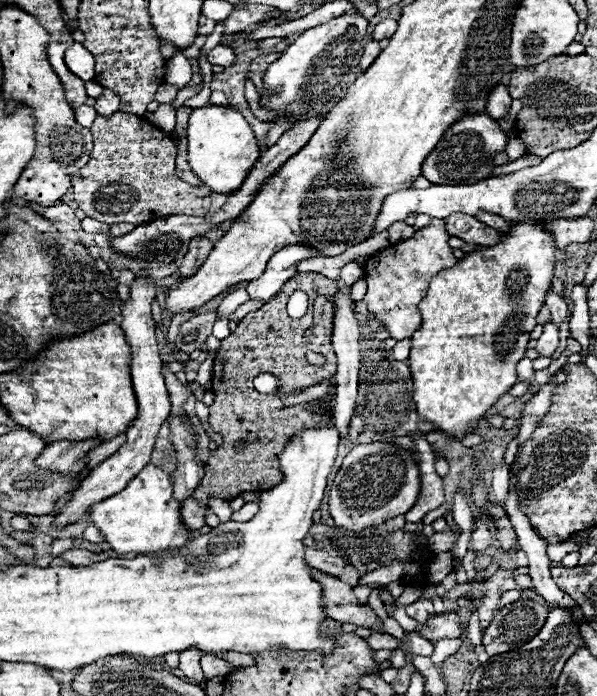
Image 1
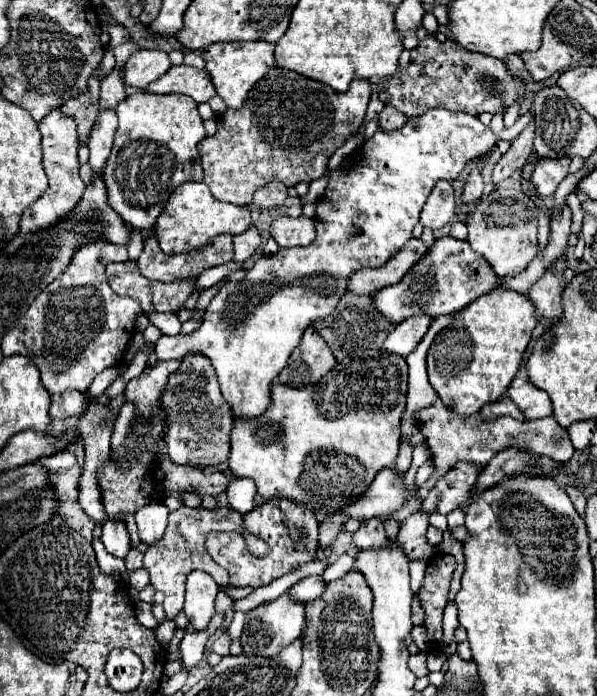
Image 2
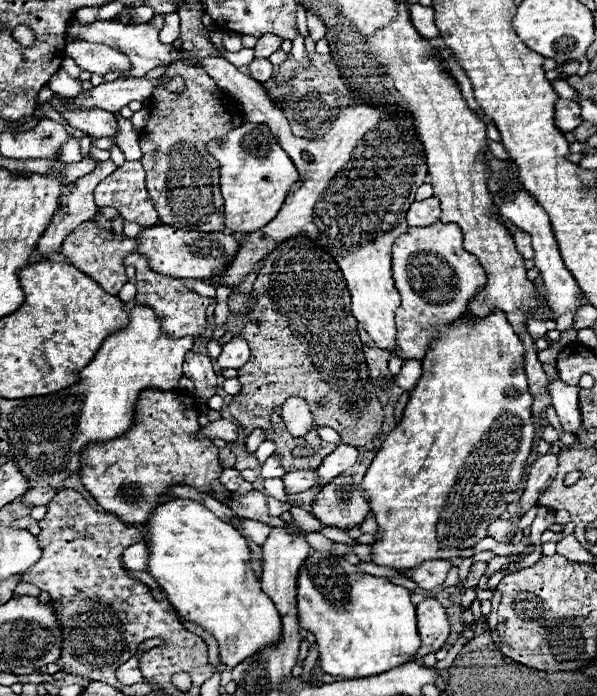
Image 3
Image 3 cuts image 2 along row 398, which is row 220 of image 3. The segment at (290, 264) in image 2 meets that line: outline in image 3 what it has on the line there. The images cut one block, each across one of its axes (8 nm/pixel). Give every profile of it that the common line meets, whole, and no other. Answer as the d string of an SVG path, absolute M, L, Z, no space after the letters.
M242 124L226 134L224 140L210 140L208 152L220 162L220 188L226 200L226 228L232 232L254 232L268 224L288 194L288 188L298 180L296 166L288 154L276 144L266 124Z

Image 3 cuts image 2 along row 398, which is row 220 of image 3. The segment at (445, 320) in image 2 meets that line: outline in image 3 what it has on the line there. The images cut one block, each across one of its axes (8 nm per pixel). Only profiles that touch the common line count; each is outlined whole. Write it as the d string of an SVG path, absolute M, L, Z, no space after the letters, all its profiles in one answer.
M434 196L422 202L414 202L408 210L408 224L410 226L428 226L440 218L440 200Z

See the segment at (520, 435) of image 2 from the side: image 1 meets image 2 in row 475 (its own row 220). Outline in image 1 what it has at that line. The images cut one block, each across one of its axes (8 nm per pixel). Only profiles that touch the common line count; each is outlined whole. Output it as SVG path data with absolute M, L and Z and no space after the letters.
M434 218L430 226L420 228L412 238L392 244L366 260L364 280L368 284L368 290L364 294L364 302L374 318L384 324L390 338L412 338L412 332L420 328L418 302L426 296L430 278L458 262L452 254L452 248L448 246L448 240L450 236L444 228L444 220Z

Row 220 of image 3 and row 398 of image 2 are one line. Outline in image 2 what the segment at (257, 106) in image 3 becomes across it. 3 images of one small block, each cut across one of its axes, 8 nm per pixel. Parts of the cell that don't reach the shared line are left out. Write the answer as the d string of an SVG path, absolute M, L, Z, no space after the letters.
M346 292L340 298L334 314L312 324L316 332L338 348L338 364L318 384L306 388L290 388L274 384L270 390L272 402L258 418L236 418L232 428L232 450L230 450L230 472L236 478L252 478L256 490L264 500L270 498L296 498L308 508L322 514L336 514L344 502L358 498L382 468L394 468L398 456L400 438L400 416L406 410L406 388L408 388L408 366L402 356L382 350L388 332L394 330L388 318L382 318L374 310L372 296L358 296Z

